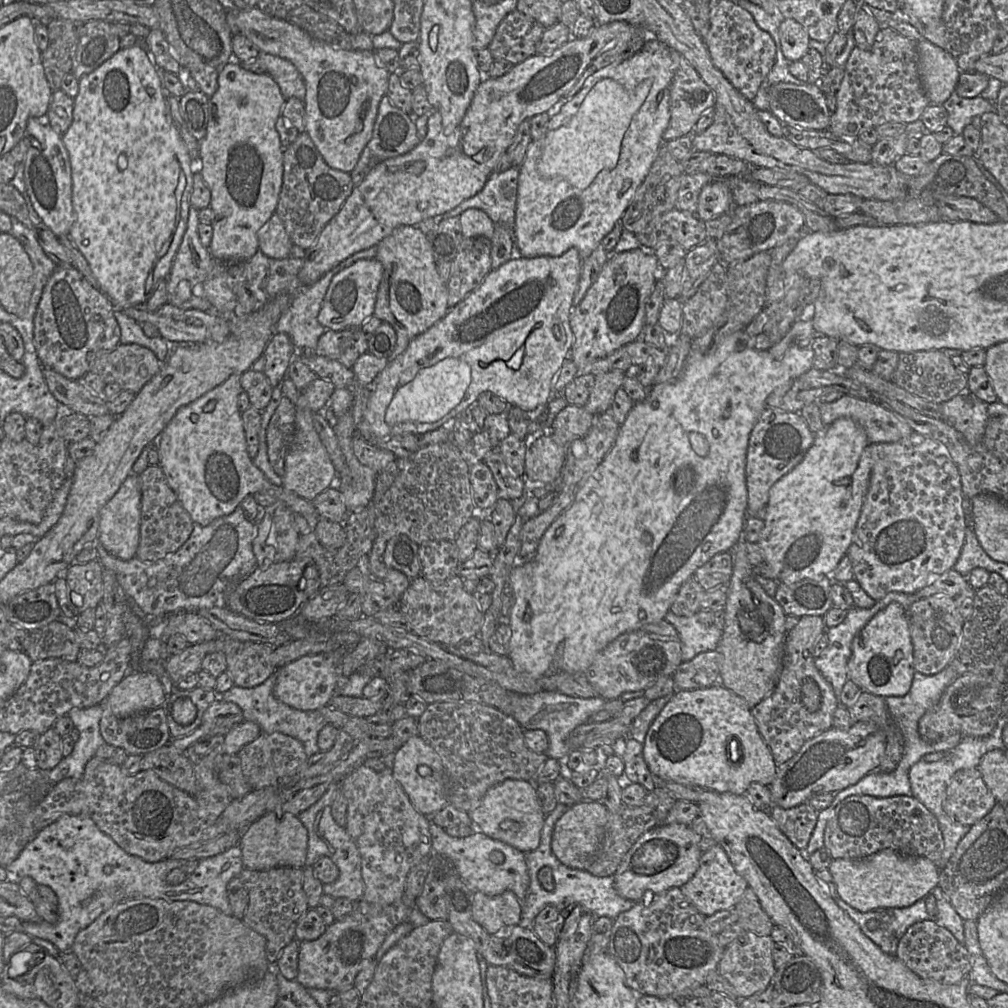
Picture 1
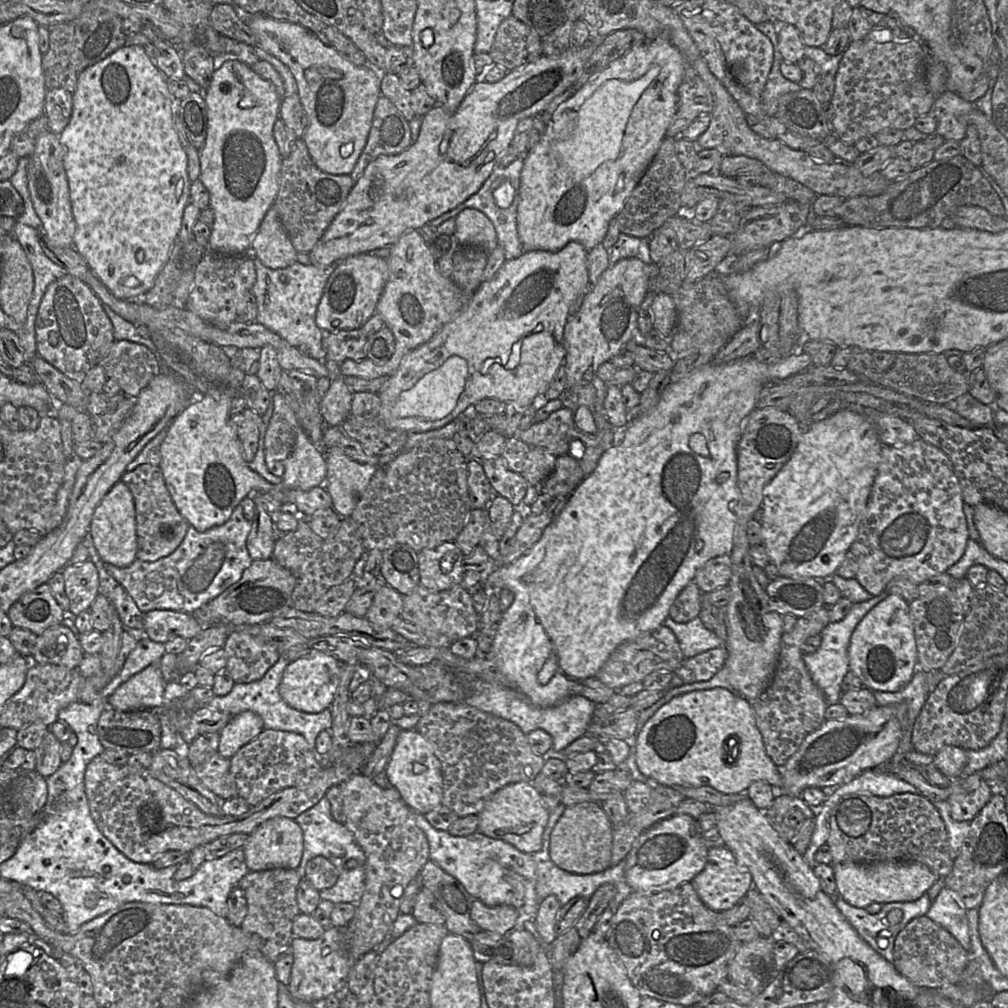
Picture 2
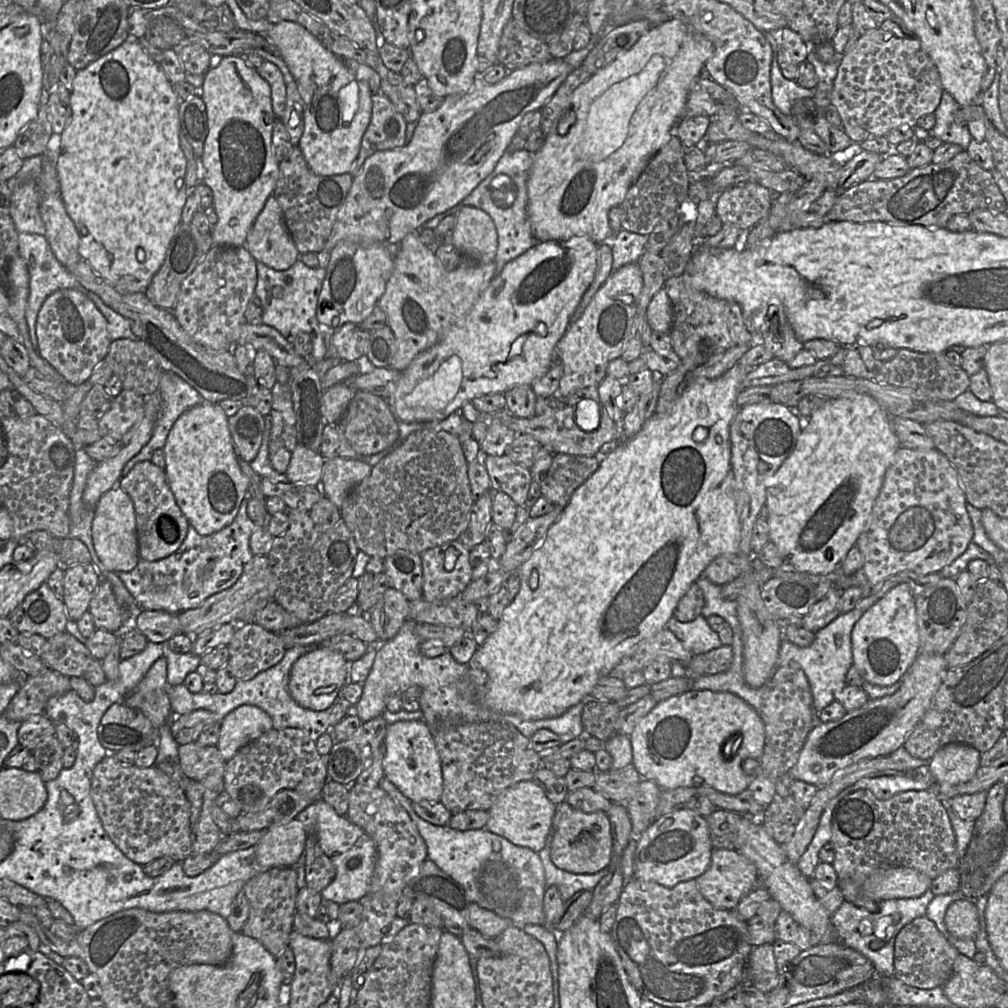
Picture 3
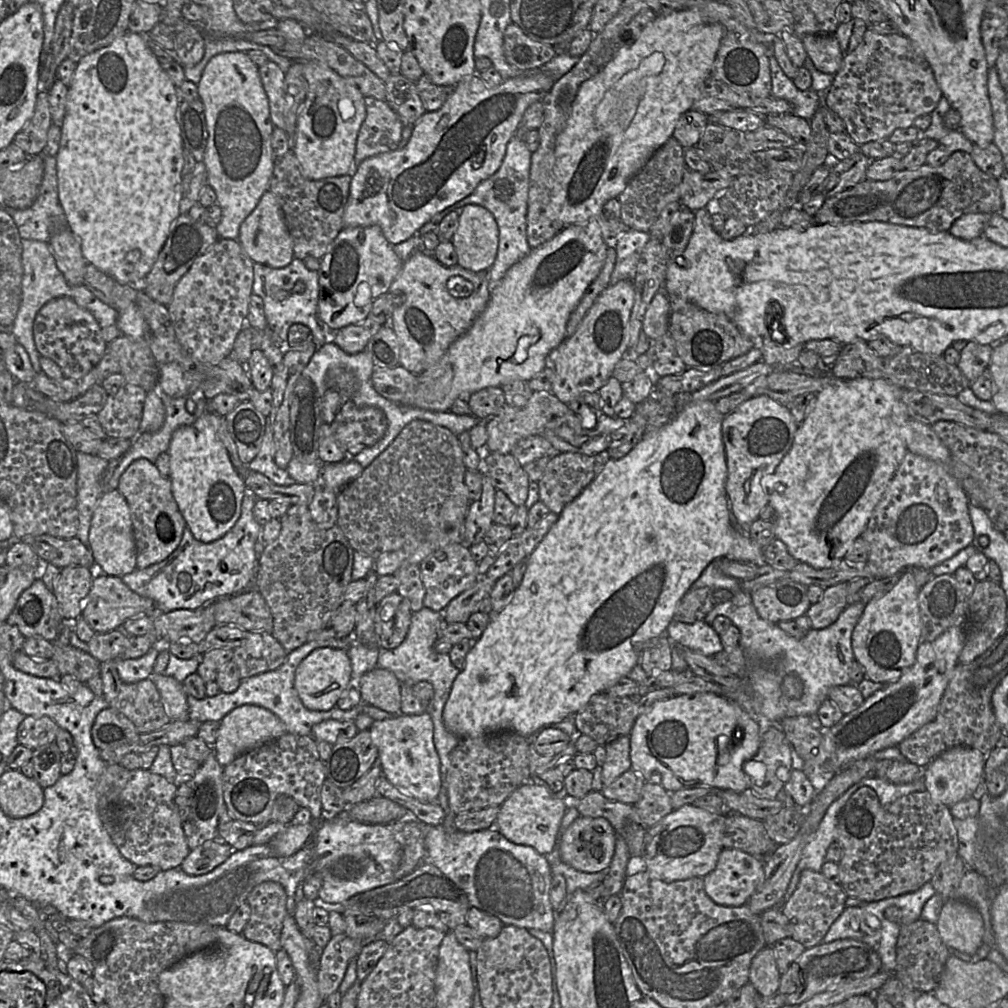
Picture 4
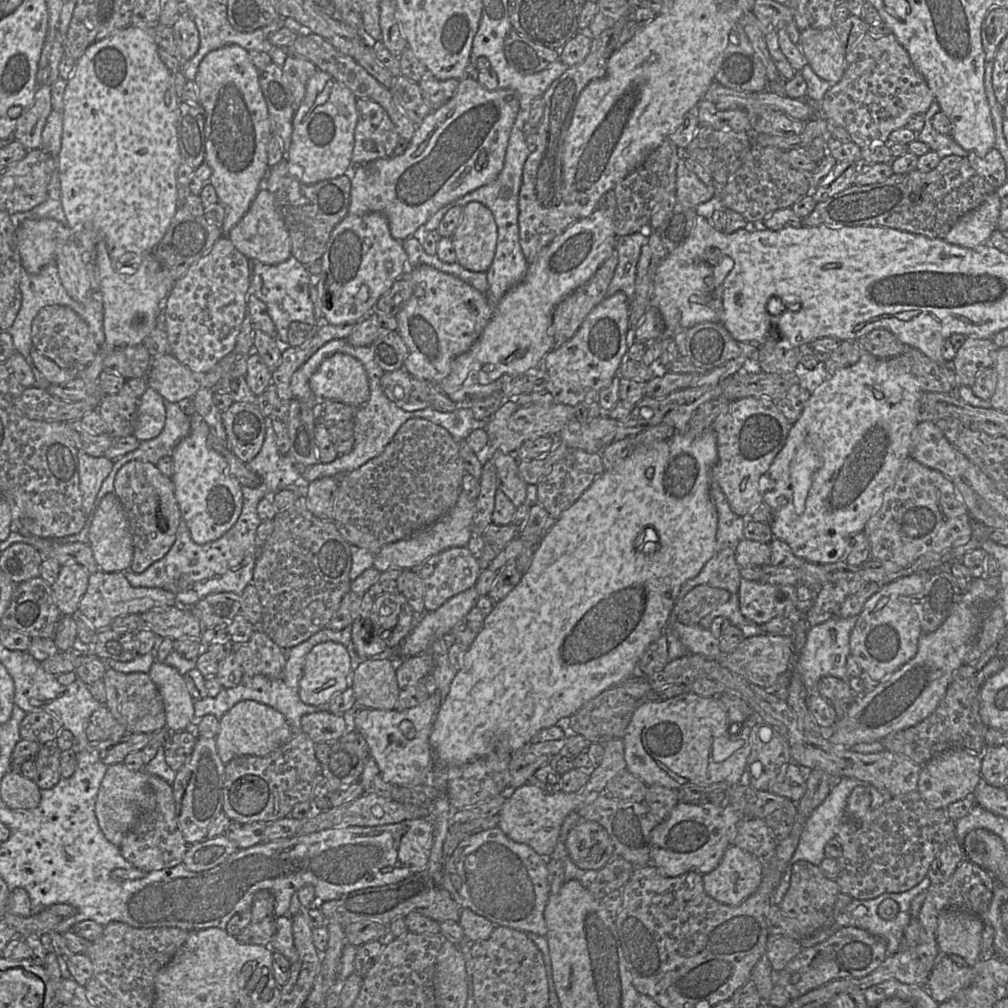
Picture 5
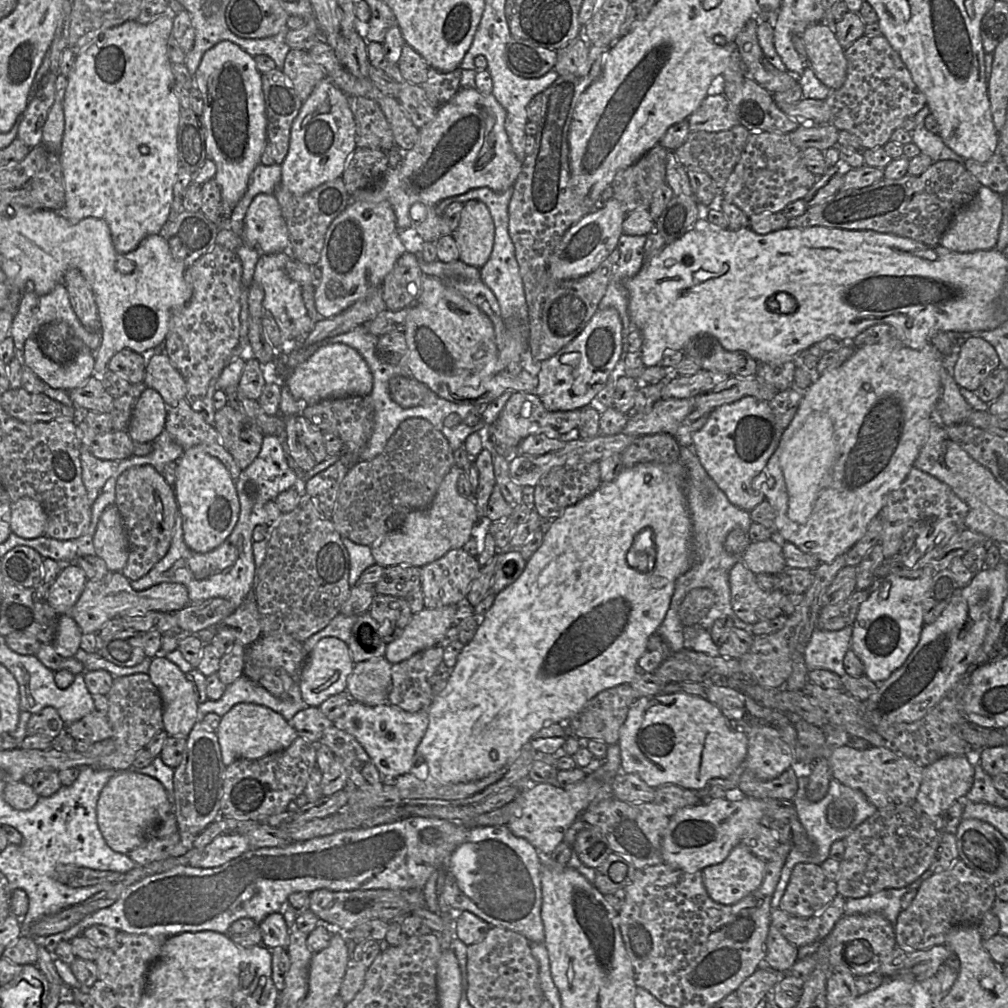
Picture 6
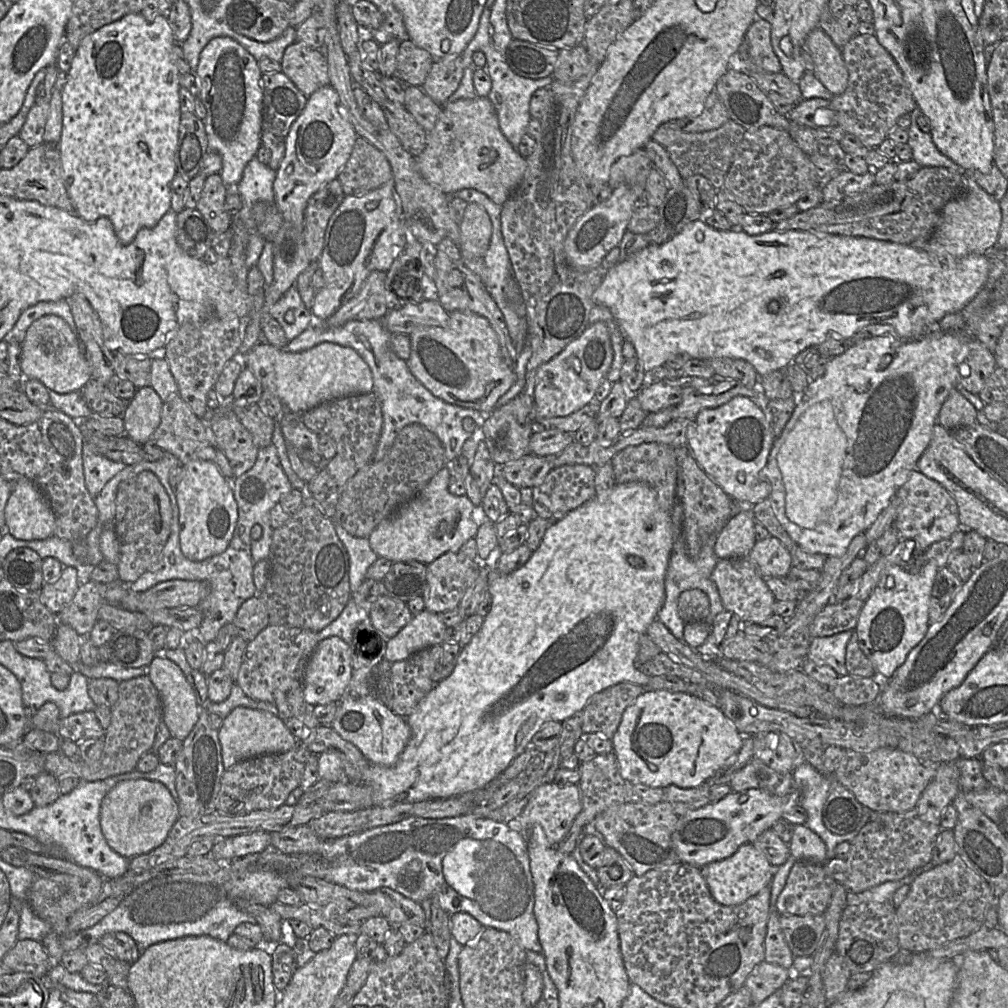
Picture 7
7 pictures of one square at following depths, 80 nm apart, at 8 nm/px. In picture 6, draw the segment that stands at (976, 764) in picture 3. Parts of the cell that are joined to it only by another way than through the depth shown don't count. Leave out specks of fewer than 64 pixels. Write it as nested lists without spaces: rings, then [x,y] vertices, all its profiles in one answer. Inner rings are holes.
[[[948,755],[924,767],[916,799],[922,810],[930,815],[941,815],[954,802],[965,800],[974,780],[974,766],[965,755]]]

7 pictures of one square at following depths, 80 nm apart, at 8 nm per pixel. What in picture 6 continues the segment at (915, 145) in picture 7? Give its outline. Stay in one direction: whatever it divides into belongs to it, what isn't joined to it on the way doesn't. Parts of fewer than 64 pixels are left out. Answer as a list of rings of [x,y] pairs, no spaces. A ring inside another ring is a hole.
[[[928,106],[923,107],[914,115],[915,128],[911,131],[912,141],[921,151],[921,154],[929,156],[933,163],[941,160],[954,160],[964,164],[965,159],[948,146],[938,134],[934,134],[925,128],[925,118],[930,114]]]

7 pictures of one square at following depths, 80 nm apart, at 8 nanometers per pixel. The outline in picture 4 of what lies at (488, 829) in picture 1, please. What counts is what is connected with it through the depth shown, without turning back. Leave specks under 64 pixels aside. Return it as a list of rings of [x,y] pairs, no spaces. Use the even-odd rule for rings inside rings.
[[[533,782],[525,783],[513,791],[499,806],[499,813],[493,828],[509,841],[533,847],[539,854],[550,853],[555,845],[557,833],[567,808],[570,797],[558,799],[552,797],[543,787]]]

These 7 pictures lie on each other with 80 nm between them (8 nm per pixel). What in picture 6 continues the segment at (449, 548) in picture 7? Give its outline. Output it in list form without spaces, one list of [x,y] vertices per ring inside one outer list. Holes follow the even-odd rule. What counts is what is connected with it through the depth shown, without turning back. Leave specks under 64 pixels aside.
[[[454,465],[428,508],[410,512],[398,529],[370,546],[375,563],[384,568],[393,565],[423,567],[452,549],[462,548],[472,535],[484,529],[487,522],[480,520],[475,500],[458,493],[457,481],[462,472]]]

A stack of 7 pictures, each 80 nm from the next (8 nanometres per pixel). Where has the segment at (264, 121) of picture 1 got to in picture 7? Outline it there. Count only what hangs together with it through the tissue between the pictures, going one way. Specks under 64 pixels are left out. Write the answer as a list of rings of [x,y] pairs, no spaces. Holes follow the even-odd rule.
[[[230,37],[213,38],[200,54],[196,76],[207,111],[204,123],[208,148],[221,155],[222,169],[219,174],[229,190],[239,183],[245,166],[256,157],[262,145],[262,75],[258,61]]]

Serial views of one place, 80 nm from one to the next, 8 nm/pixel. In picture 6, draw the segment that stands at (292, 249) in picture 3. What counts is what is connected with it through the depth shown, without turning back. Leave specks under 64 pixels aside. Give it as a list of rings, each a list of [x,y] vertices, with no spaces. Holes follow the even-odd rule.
[[[258,194],[248,207],[241,235],[235,234],[229,227],[220,228],[216,244],[235,251],[242,243],[256,249],[261,255],[272,255],[289,251],[290,235],[286,220],[277,198],[273,194]]]

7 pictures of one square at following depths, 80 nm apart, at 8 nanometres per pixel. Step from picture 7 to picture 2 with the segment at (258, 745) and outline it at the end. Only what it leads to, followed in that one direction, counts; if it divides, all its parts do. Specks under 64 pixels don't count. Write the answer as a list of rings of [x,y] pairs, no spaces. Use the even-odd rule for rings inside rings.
[[[244,711],[233,716],[219,732],[218,753],[230,759],[241,747],[258,737],[264,729],[262,718],[253,711]]]

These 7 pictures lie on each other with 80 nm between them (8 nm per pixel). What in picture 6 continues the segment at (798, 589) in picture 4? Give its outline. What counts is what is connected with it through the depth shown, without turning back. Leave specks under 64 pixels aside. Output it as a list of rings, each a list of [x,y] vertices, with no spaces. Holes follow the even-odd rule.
[[[739,560],[729,572],[731,606],[741,622],[741,628],[747,628],[759,621],[771,620],[783,614],[786,594],[781,589],[767,591],[756,581],[742,560]]]

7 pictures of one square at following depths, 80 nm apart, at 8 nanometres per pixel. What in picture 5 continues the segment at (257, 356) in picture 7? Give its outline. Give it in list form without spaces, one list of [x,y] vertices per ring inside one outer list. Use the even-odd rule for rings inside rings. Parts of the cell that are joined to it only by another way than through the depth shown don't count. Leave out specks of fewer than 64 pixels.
[[[335,353],[325,359],[309,383],[318,400],[329,399],[361,407],[370,398],[368,375],[363,364],[345,353]]]

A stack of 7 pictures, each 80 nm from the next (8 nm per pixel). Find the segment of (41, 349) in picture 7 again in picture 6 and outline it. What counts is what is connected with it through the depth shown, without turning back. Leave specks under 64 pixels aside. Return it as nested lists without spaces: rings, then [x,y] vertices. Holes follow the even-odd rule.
[[[33,335],[25,341],[23,365],[51,388],[70,391],[94,375],[94,352],[84,346],[70,362],[58,364],[43,354]]]

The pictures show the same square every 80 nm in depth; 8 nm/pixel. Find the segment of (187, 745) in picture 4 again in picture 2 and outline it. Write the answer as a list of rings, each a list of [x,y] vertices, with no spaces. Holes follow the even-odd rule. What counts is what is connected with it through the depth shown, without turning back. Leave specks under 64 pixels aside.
[[[218,752],[202,764],[194,766],[201,783],[218,797],[226,800],[237,796],[237,787],[230,772],[230,759]]]

